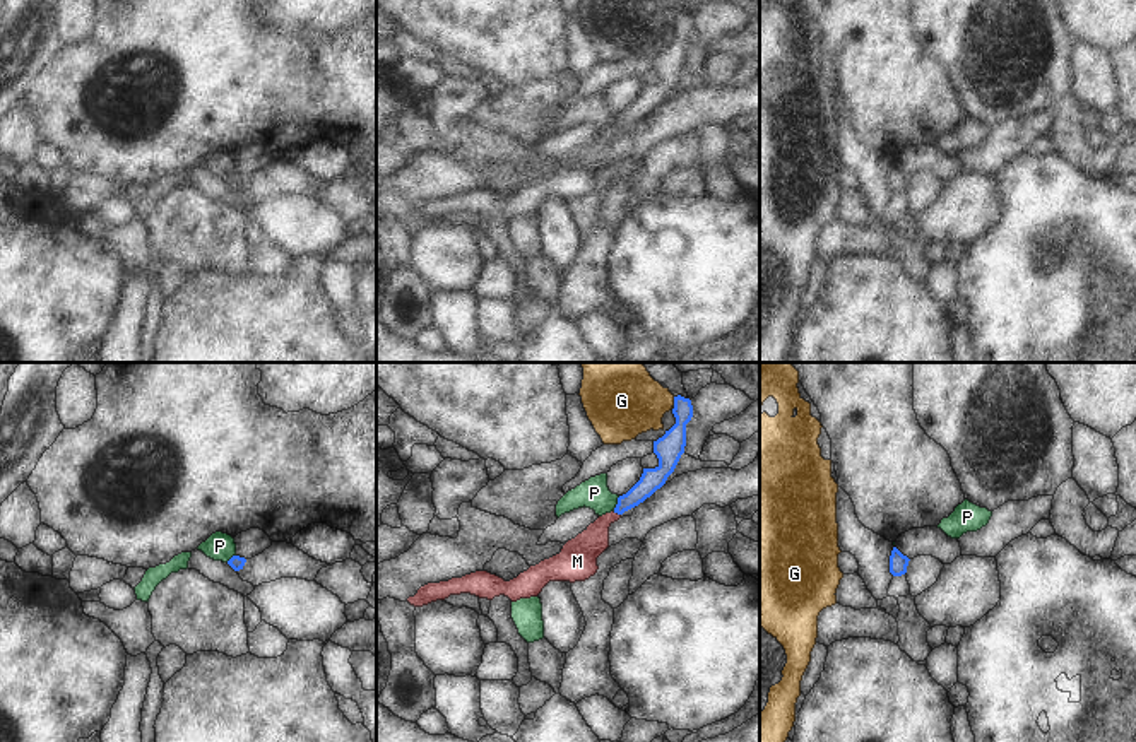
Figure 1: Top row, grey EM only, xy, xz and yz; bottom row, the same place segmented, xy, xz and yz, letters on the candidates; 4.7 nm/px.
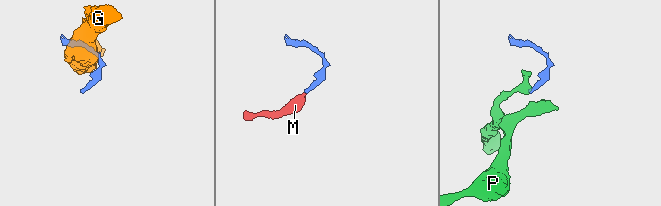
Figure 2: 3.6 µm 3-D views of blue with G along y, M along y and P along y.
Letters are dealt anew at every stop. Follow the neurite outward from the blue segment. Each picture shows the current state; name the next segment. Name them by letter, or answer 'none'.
M

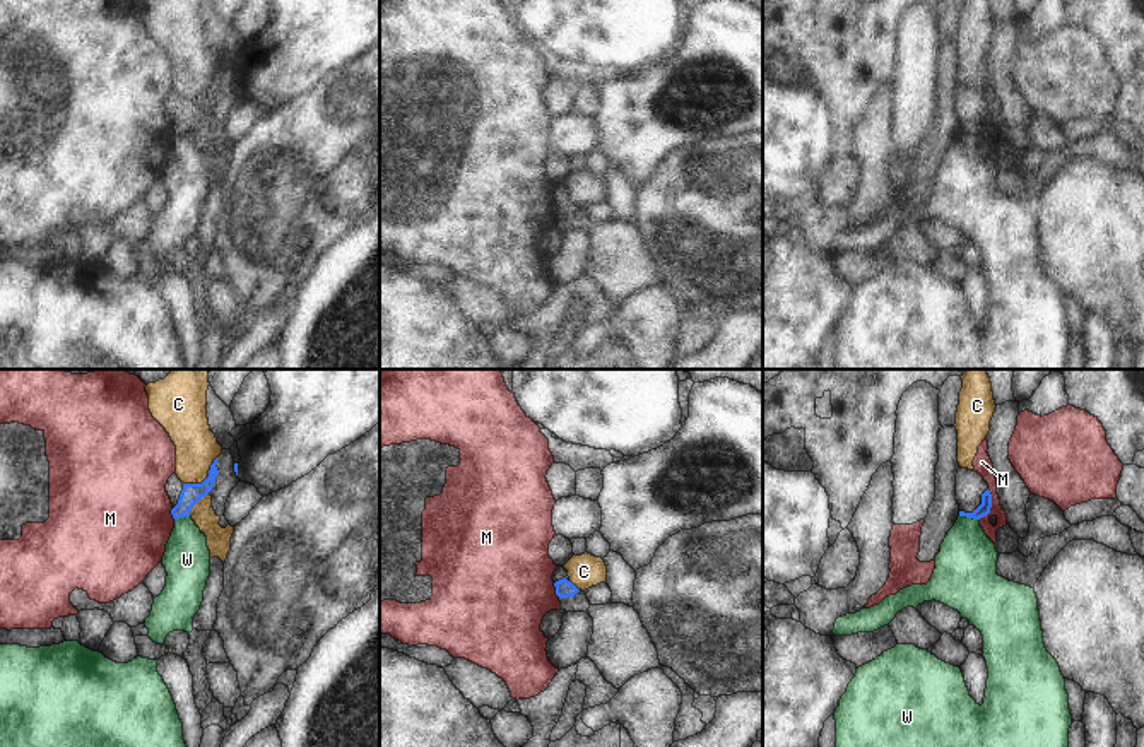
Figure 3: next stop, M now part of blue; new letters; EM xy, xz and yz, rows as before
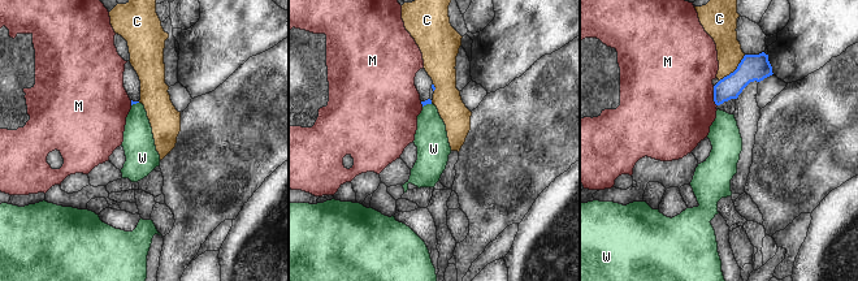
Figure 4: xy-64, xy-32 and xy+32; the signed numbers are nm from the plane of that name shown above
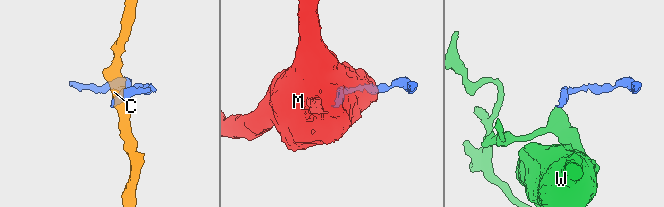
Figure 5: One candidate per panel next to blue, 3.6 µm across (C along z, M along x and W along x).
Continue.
none

